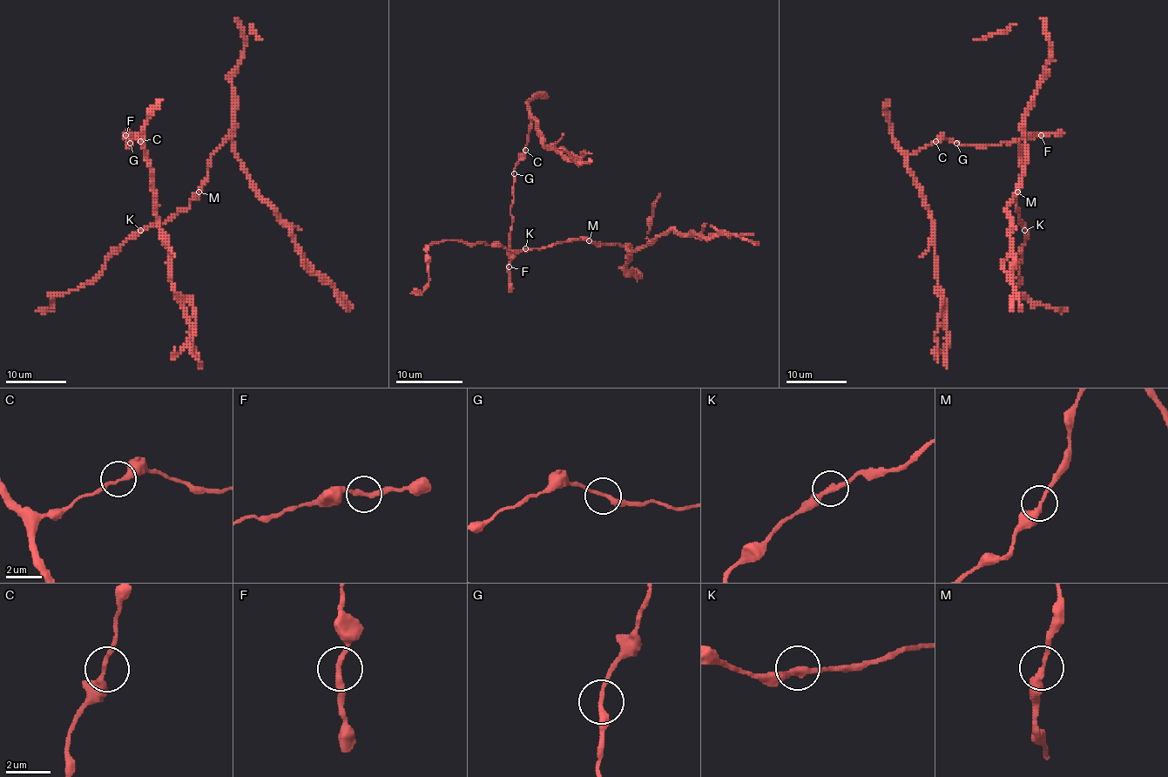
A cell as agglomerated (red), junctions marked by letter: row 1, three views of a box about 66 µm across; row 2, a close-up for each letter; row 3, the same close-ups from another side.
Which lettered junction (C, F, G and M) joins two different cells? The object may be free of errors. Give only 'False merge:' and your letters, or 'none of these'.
False merge: none of these

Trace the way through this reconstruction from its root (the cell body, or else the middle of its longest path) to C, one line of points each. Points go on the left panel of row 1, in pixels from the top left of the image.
C: (127, 138), (129, 147), (131, 139), (140, 141)

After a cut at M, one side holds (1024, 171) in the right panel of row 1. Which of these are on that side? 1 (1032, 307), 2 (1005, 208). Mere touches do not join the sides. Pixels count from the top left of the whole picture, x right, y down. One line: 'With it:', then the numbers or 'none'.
With it: 2

